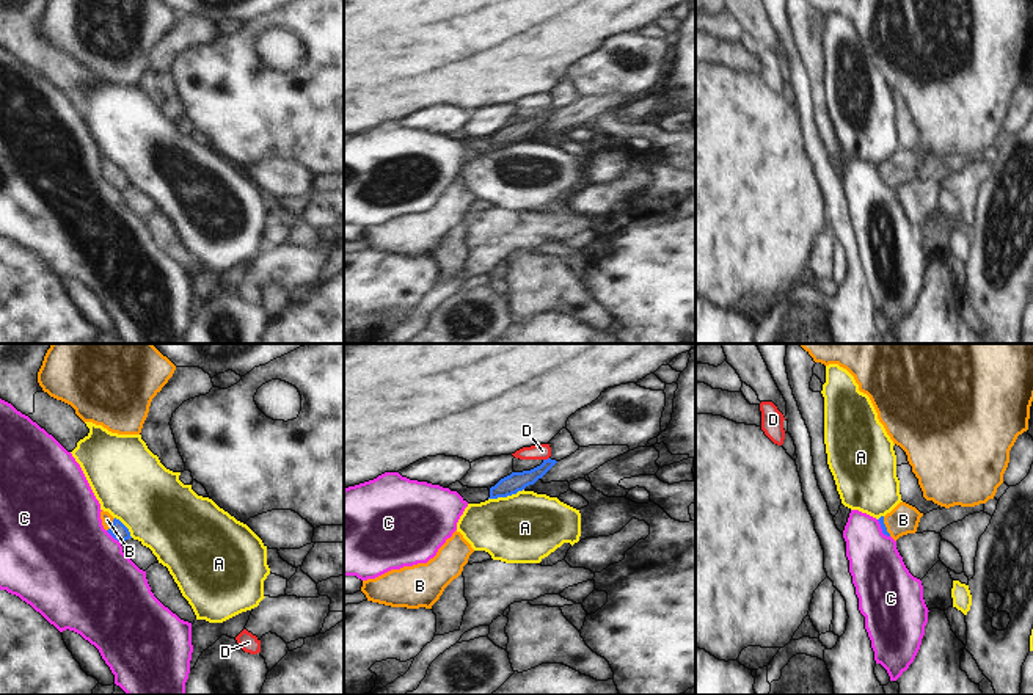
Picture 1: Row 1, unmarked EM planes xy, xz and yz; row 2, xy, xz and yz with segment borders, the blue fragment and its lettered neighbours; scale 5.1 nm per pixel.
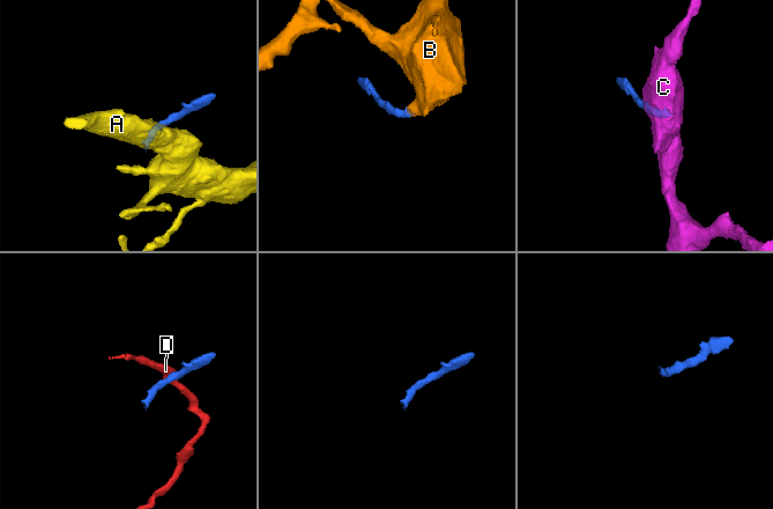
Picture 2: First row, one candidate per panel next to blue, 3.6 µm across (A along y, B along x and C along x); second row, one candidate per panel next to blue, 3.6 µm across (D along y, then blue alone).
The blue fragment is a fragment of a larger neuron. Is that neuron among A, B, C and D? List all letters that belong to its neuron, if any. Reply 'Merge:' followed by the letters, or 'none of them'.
Merge: B.

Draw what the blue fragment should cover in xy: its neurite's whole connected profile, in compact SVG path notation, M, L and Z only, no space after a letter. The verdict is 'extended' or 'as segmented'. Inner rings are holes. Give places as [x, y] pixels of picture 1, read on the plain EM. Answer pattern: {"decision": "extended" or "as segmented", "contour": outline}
{"decision": "extended", "contour": "M100 160L100 168L102 168L102 174L104 177L118 190L126 190L130 185L129 177L116 166L113 166L108 160Z"}

